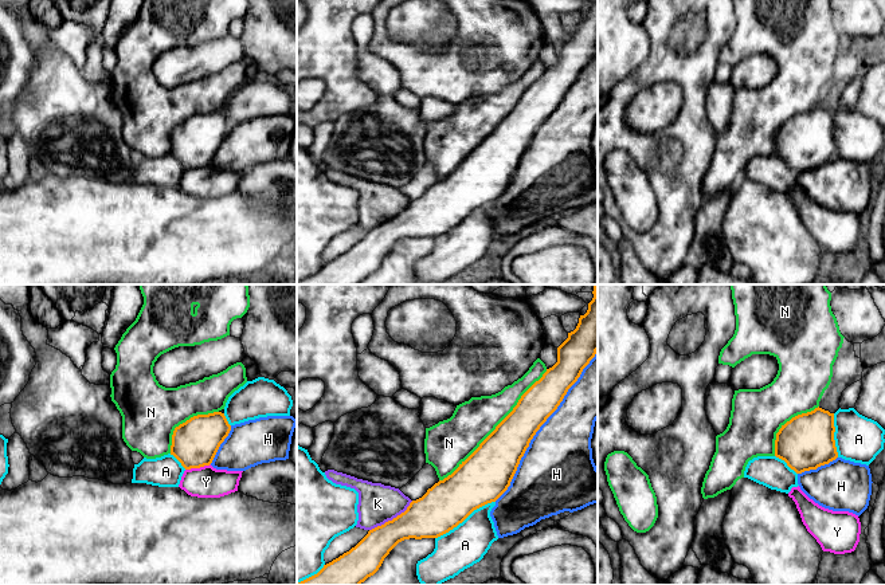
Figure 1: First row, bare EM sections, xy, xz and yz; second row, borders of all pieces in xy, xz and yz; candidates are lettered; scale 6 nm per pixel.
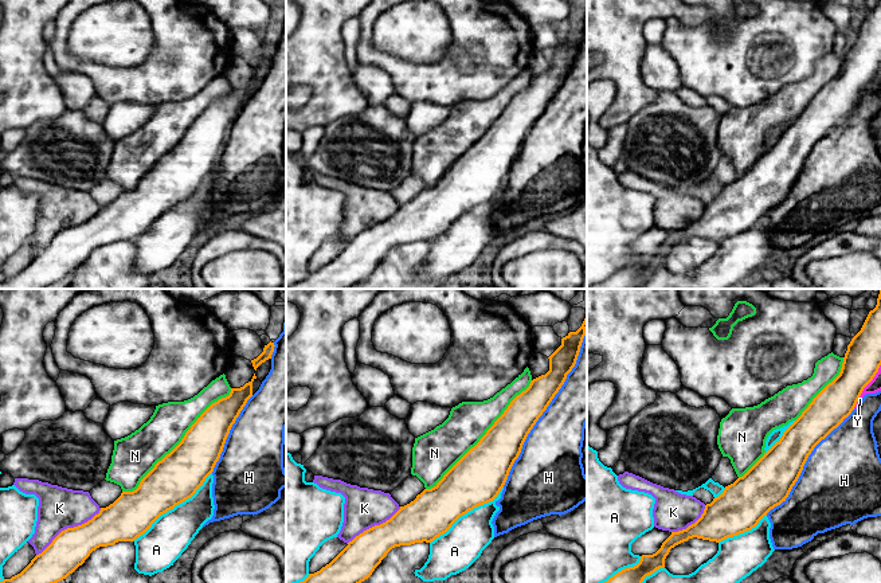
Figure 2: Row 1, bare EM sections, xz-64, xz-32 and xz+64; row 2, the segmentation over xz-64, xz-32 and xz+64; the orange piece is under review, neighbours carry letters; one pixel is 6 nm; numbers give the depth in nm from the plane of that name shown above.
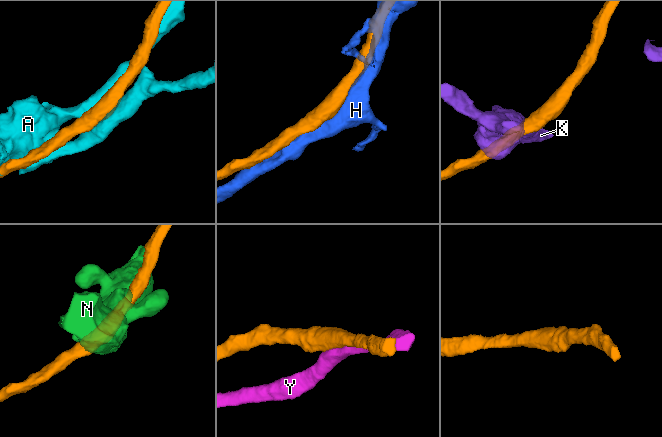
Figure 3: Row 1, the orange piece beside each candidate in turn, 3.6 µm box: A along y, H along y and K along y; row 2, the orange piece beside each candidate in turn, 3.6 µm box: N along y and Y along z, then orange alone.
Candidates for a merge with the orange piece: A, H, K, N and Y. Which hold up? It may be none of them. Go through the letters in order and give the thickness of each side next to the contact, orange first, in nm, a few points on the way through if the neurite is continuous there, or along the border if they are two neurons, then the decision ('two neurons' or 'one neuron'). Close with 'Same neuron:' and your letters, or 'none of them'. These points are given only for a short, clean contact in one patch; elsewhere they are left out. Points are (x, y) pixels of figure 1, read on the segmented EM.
A: 300/240 nm | two neurons
H: 240/400 nm | two neurons
K: 260/240 nm | two neurons
N: 280/260 nm | one neuron
Y: 280/190 nm | two neurons
Same neuron: N

